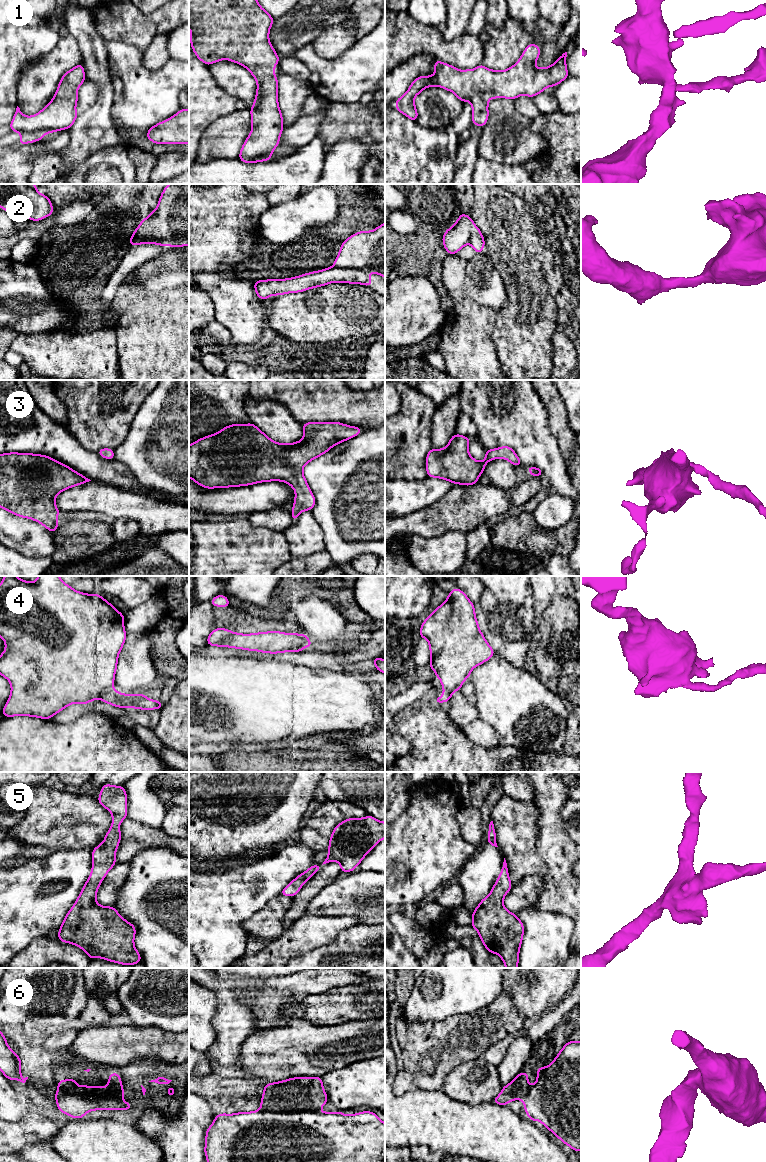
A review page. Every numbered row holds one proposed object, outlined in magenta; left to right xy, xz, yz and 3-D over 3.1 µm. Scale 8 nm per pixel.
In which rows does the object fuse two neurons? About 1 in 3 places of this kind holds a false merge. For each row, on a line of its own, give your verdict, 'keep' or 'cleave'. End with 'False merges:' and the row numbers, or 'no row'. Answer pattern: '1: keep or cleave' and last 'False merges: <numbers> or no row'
1: keep
2: keep
3: keep
4: cleave
5: keep
6: cleave
False merges: 4, 6

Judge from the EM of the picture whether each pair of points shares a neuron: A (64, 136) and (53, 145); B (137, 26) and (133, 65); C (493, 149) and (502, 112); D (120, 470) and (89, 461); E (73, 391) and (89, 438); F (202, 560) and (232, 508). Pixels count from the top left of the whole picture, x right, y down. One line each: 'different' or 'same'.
A: same
B: different
C: same
D: same
E: same
F: different

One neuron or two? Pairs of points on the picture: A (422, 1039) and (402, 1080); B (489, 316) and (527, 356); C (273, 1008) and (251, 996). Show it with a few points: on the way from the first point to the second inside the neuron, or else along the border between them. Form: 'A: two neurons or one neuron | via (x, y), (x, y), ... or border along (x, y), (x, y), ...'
A: two neurons | border along (404, 1068), (412, 1075), (412, 1085), (414, 1087)
B: two neurons | border along (497, 311), (492, 334), (492, 341), (495, 346)
C: one neuron | via (268, 1006), (256, 999)

